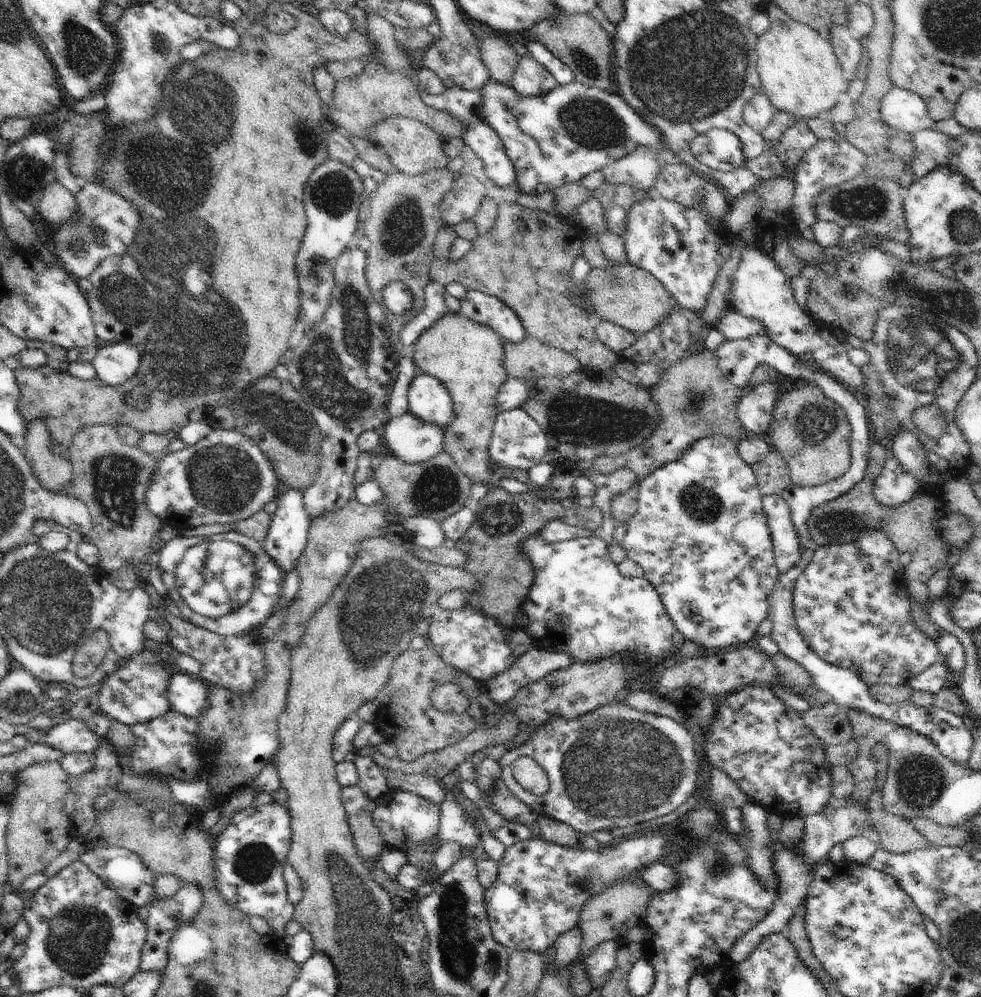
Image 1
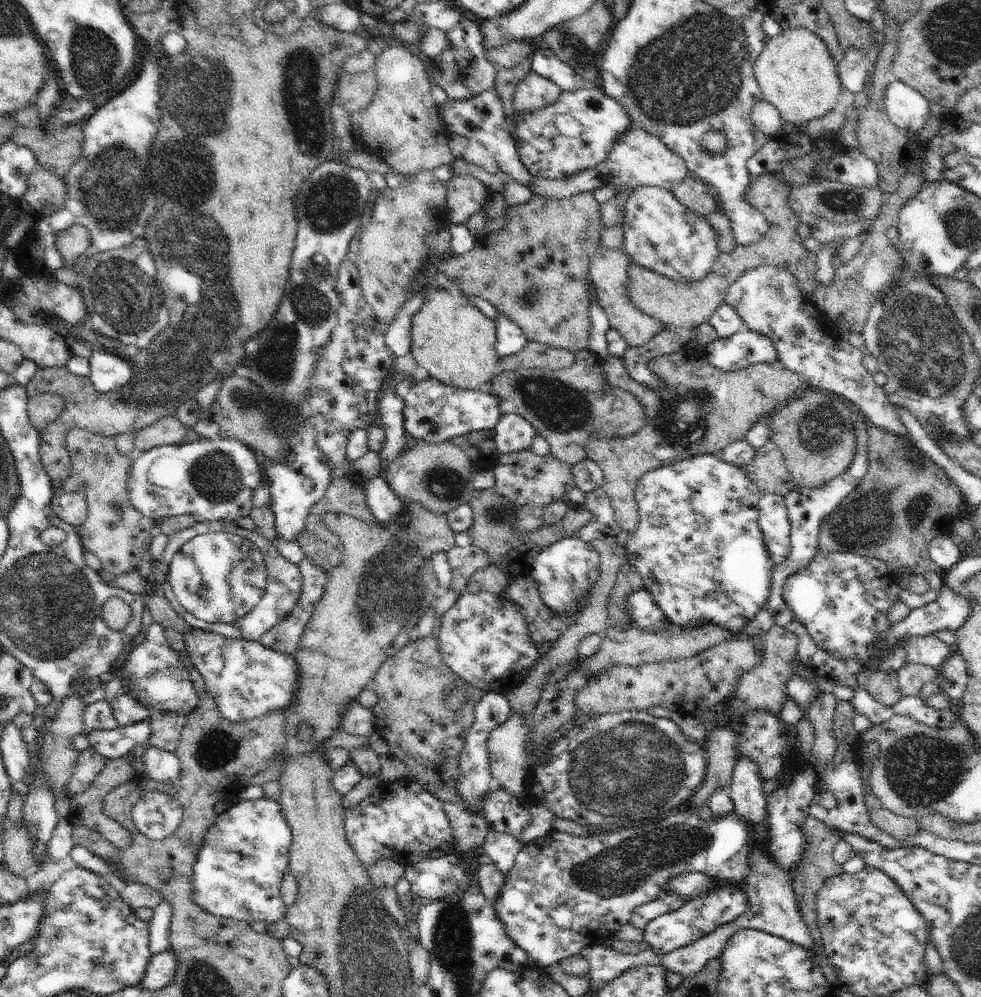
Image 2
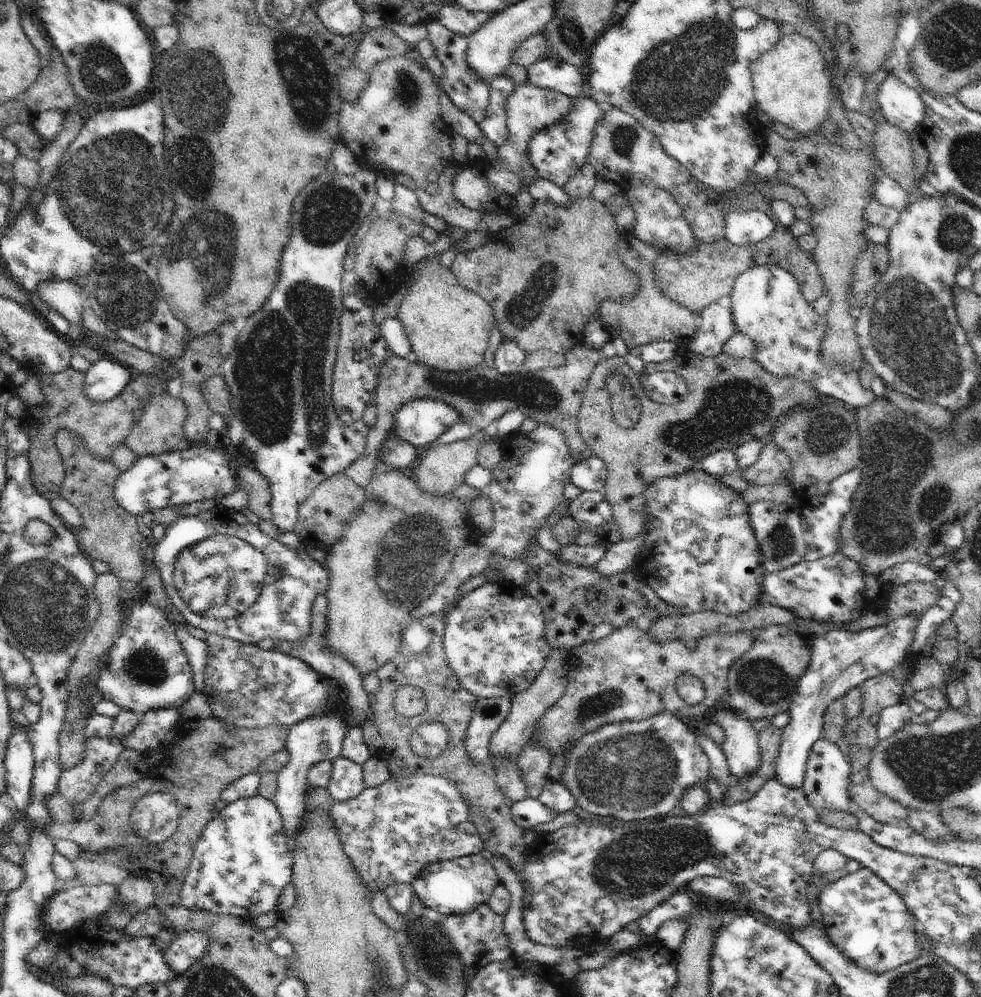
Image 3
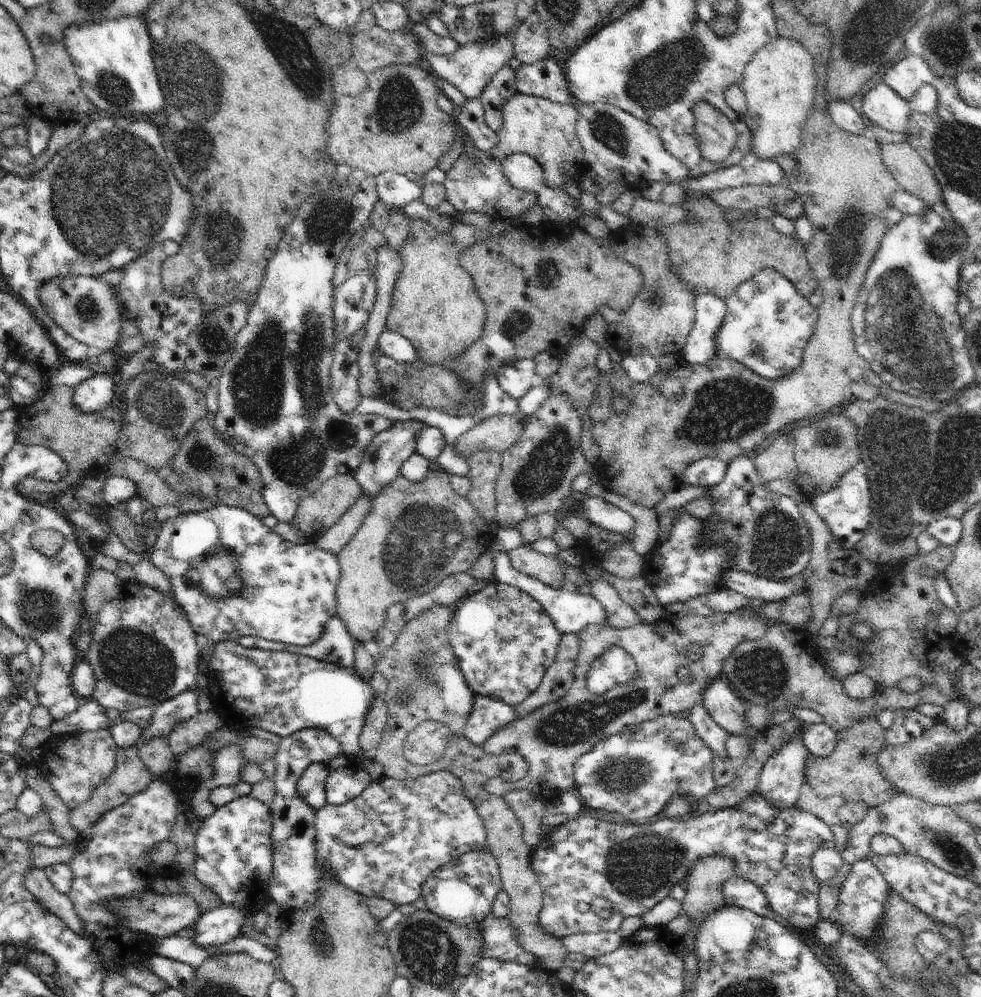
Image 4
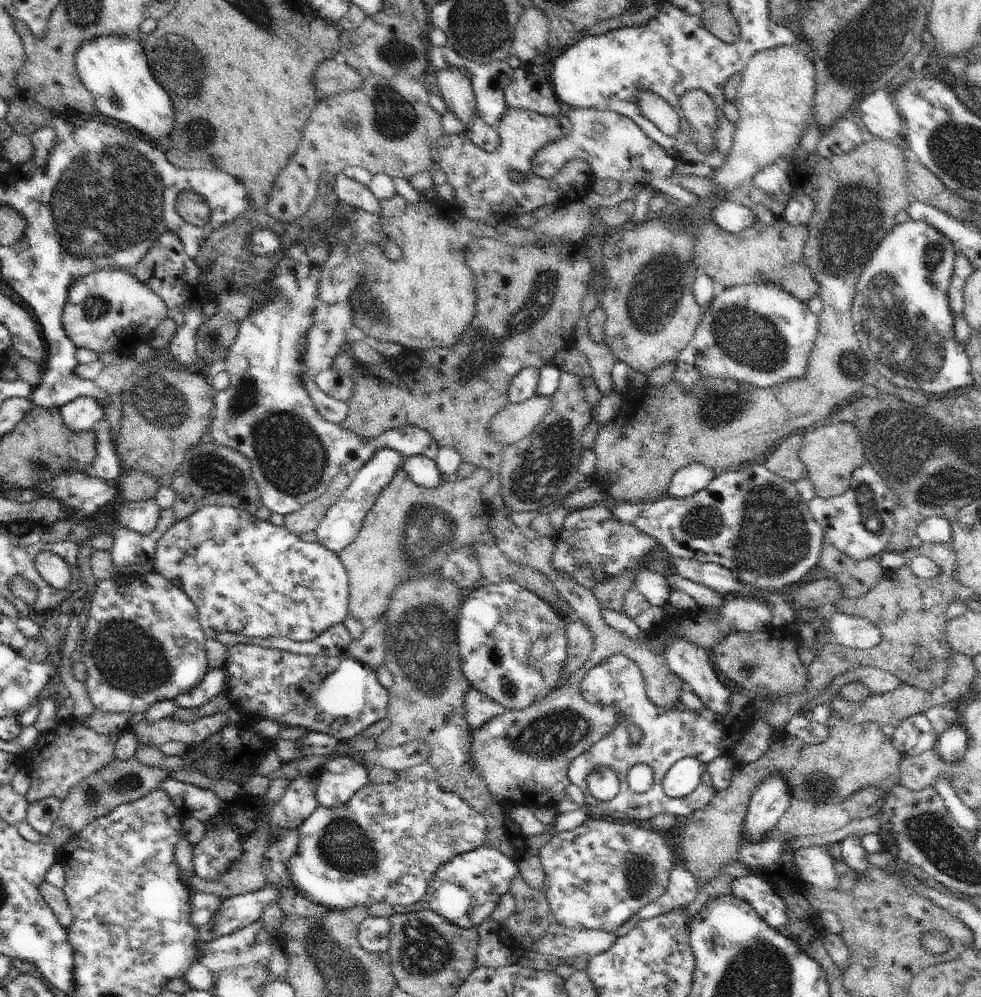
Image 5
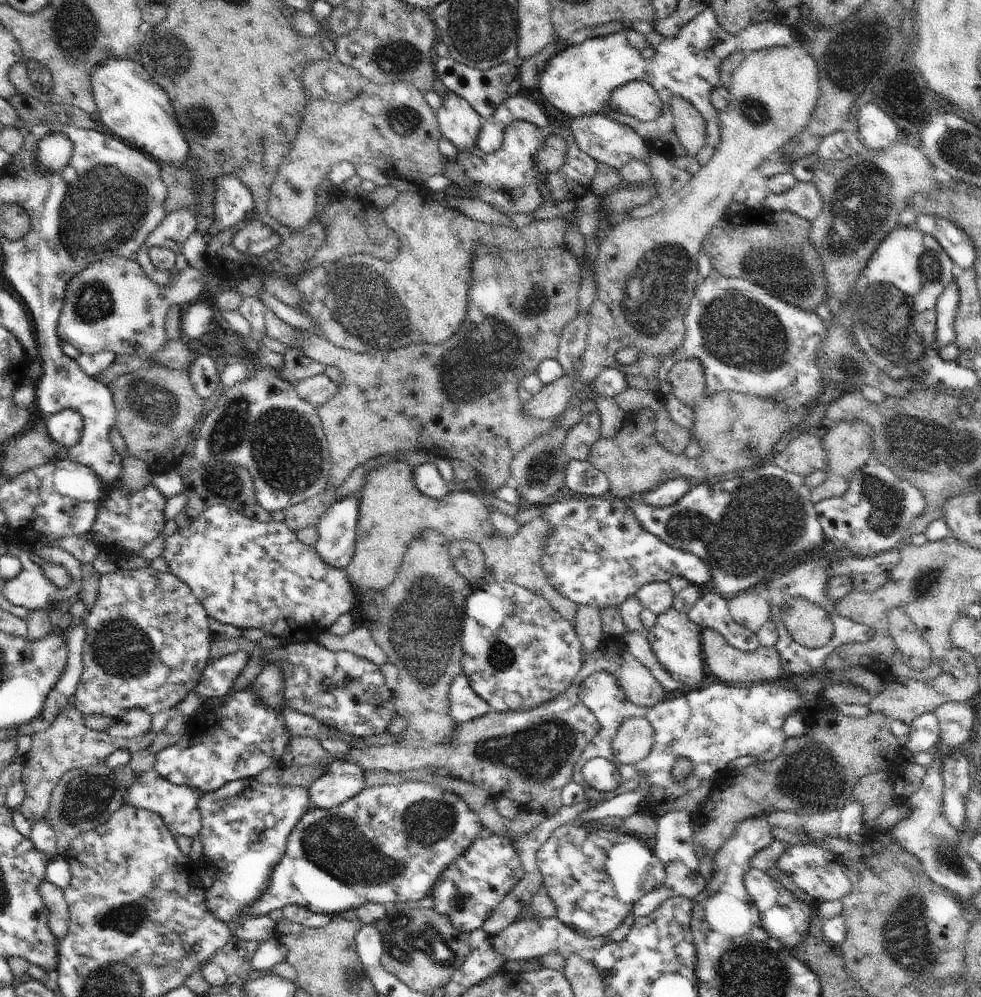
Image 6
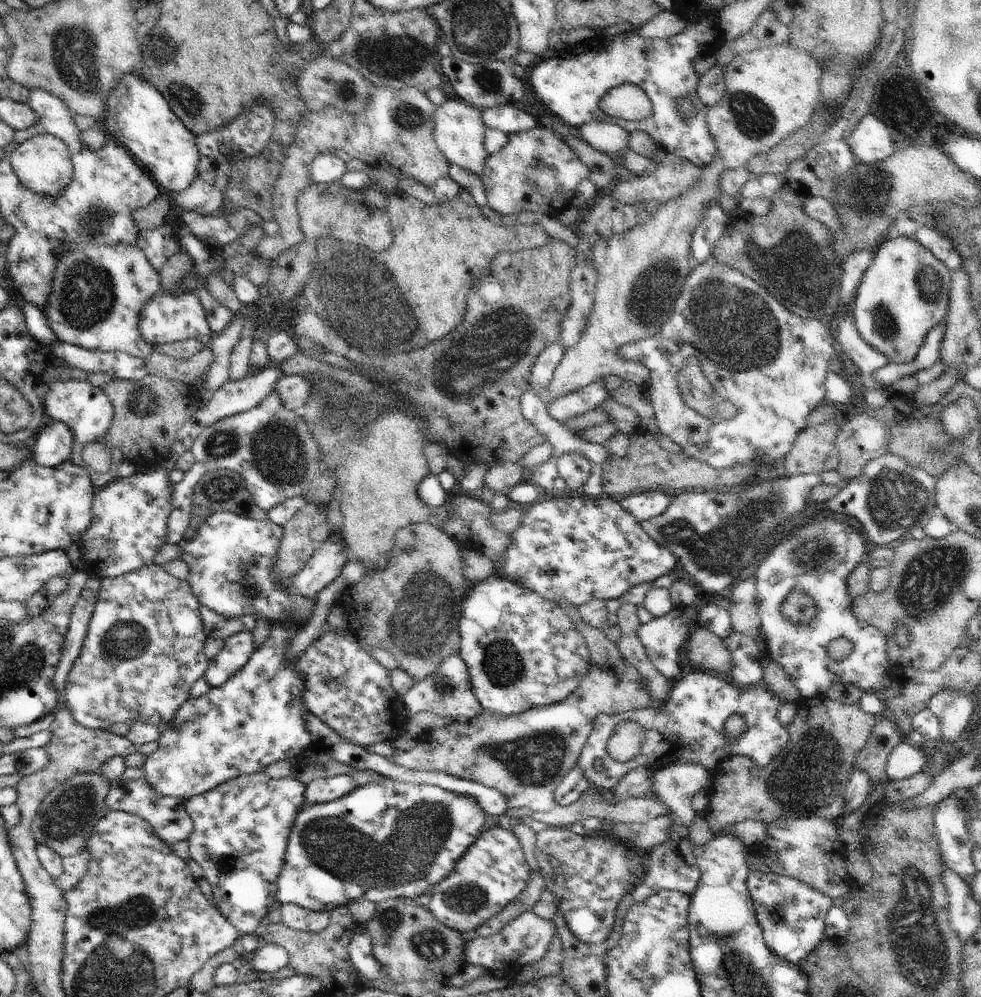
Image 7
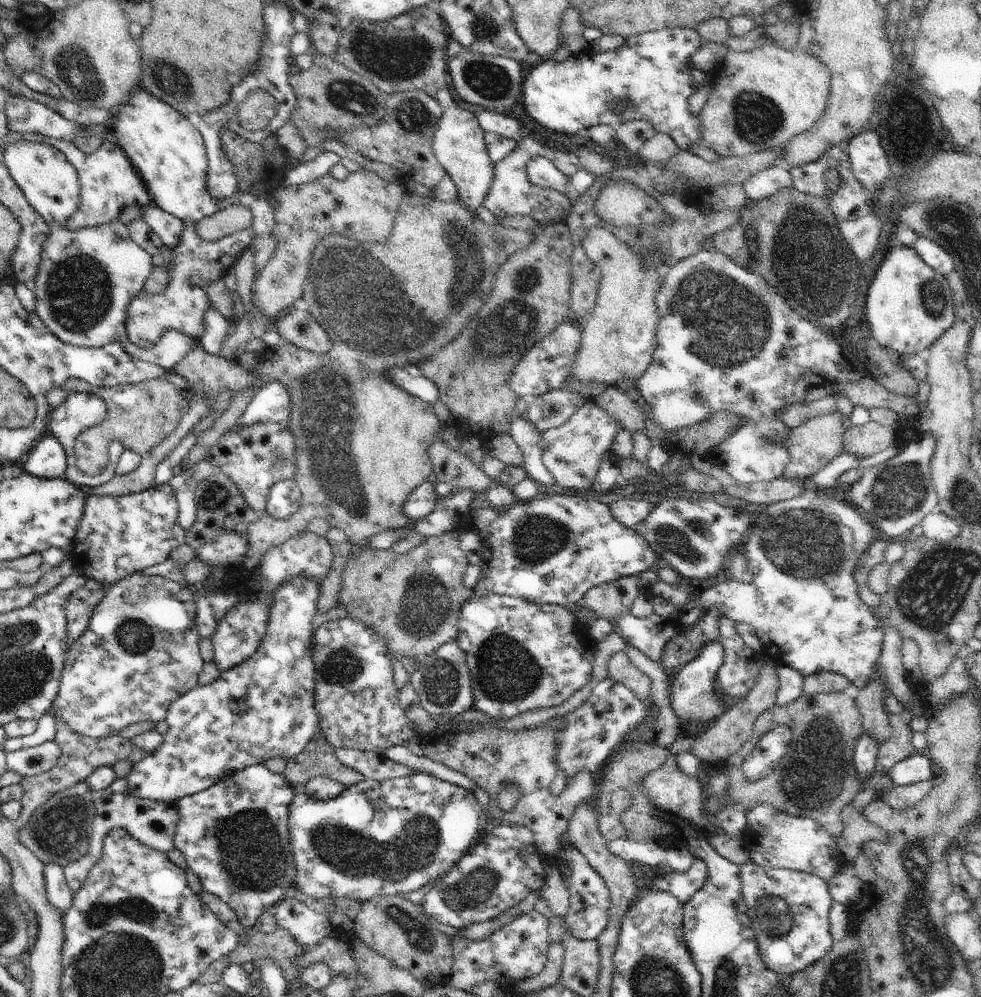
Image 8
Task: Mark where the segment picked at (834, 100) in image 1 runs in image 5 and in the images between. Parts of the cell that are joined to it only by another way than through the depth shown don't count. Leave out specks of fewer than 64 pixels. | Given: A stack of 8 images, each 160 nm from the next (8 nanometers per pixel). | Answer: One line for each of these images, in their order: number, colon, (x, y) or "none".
2: (796, 72)
3: (791, 85)
4: (780, 85)
5: (775, 99)

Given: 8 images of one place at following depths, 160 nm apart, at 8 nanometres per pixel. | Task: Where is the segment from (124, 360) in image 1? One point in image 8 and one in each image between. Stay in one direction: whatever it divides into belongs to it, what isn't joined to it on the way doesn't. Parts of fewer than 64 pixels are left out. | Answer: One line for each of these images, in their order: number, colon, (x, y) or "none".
2: (109, 372)
3: (104, 380)
4: (95, 394)
5: (82, 413)
6: (66, 427)
7: (53, 444)
8: (48, 460)

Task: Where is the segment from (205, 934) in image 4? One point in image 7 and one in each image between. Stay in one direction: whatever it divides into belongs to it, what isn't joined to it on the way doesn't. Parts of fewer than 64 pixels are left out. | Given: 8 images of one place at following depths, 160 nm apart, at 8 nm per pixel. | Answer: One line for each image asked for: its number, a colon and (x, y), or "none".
5: (235, 913)
6: (390, 843)
7: (385, 840)

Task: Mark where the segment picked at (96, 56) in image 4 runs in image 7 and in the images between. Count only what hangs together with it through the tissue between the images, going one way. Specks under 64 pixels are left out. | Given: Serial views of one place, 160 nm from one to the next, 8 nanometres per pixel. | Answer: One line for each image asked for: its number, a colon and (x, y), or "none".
5: (114, 69)
6: (130, 103)
7: (137, 115)

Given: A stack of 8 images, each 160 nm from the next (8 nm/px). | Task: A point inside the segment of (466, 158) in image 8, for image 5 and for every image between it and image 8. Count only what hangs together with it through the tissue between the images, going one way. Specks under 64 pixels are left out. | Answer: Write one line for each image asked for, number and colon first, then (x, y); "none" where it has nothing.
5: (456, 86)
6: (459, 122)
7: (459, 132)

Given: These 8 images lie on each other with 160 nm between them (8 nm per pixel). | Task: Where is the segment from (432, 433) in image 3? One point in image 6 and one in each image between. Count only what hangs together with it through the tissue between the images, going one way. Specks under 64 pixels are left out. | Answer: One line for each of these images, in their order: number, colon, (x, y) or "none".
4: (383, 458)
5: (339, 528)
6: (336, 542)

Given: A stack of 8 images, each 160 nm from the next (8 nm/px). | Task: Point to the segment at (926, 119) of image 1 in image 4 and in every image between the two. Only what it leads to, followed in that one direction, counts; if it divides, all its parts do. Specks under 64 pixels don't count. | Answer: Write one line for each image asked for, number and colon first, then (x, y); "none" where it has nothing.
2: (908, 109)
3: (901, 105)
4: (882, 105)

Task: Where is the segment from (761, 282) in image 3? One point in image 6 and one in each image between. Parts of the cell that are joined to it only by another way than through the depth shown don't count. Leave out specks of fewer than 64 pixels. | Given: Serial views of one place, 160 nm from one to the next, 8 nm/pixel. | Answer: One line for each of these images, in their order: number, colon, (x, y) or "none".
4: (768, 323)
5: (761, 334)
6: (748, 341)

